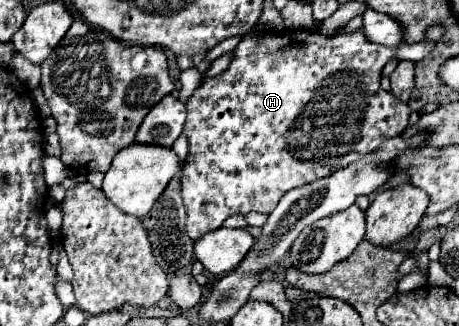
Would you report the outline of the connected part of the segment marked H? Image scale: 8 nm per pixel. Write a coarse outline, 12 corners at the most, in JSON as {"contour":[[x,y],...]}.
{"contour":[[249,31],[185,103],[191,239],[397,137],[397,51]]}

